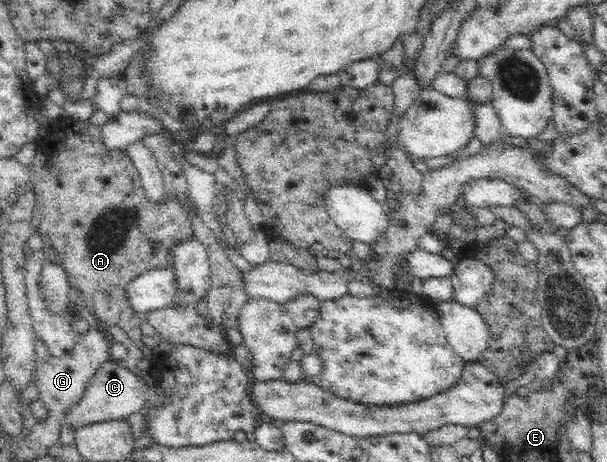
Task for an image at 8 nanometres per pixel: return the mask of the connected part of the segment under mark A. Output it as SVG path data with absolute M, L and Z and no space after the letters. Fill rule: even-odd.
M68 116L52 123L48 134L41 134L36 141L37 151L30 170L31 189L35 194L32 226L42 236L49 262L59 262L68 273L72 308L87 310L102 322L119 326L143 350L143 354L150 357L150 348L140 341L144 336L140 330L143 316L131 307L125 298L125 290L140 274L170 263L172 247L194 236L190 227L193 214L170 197L164 204L149 202L139 173L127 153L105 148L102 140L99 126Z

